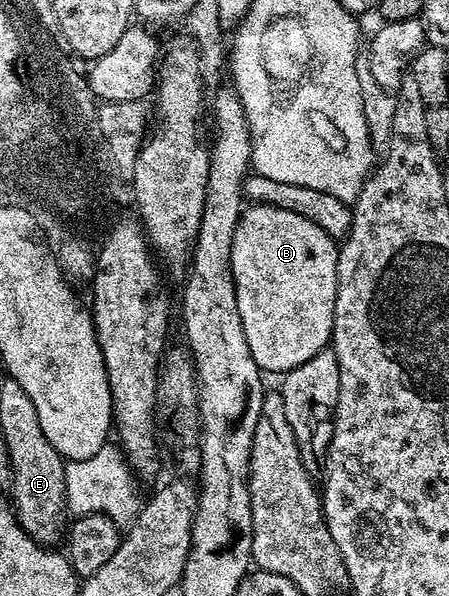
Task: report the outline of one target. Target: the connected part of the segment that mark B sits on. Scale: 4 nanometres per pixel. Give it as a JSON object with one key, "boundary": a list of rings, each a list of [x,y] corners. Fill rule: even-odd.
{"boundary":[[[256,204],[247,207],[232,238],[232,274],[236,290],[236,306],[248,338],[248,350],[263,373],[285,374],[296,366],[304,366],[308,358],[320,354],[331,343],[334,334],[334,311],[338,297],[339,245],[320,226],[280,210],[276,206]]]}

